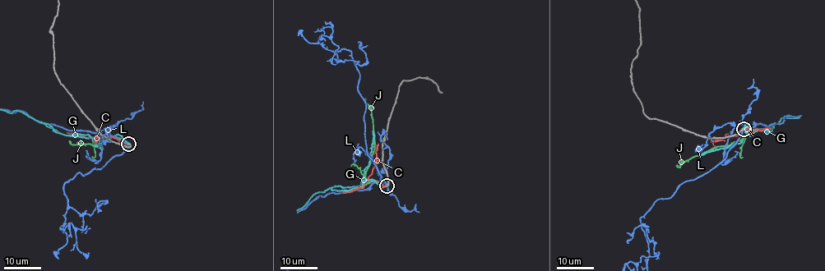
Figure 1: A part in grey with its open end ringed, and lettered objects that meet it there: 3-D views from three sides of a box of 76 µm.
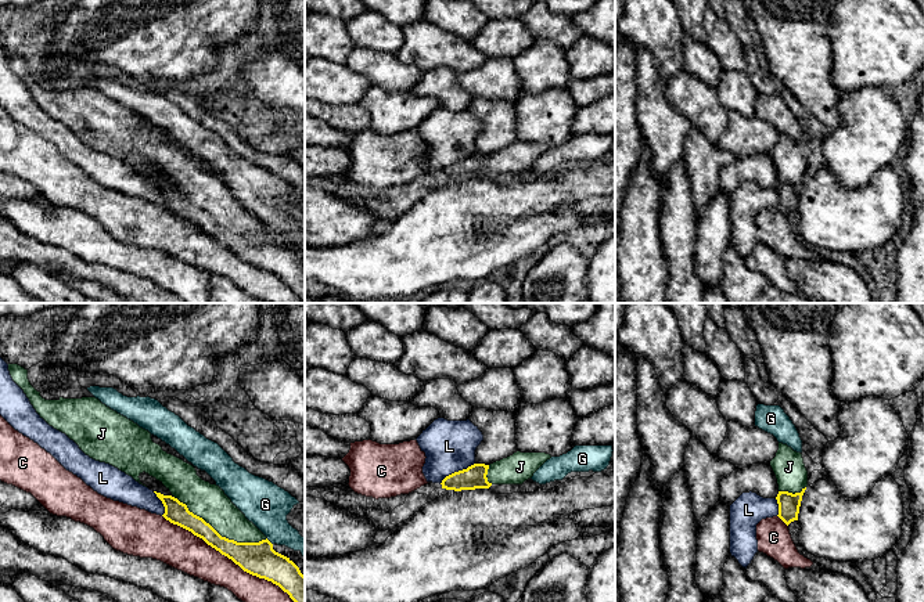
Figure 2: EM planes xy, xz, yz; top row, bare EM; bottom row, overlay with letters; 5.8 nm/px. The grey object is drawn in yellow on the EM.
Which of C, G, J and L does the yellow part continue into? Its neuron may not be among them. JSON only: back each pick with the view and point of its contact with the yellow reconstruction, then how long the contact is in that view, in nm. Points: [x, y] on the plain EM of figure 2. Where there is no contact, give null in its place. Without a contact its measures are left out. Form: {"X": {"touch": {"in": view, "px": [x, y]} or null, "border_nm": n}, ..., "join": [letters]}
{"J": {"touch": {"in": "xy", "px": [218, 223]}, "border_nm": 600}, "join": ["J"]}

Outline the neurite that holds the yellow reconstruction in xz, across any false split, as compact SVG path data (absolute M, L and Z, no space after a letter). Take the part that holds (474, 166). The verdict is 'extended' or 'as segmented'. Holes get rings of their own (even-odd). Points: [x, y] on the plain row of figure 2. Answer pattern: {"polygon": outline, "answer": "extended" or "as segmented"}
{"polygon": "M517 141L490 155L474 154L454 162L441 174L442 179L454 181L489 179L492 174L522 174L550 148L551 145L546 143Z", "answer": "extended"}

